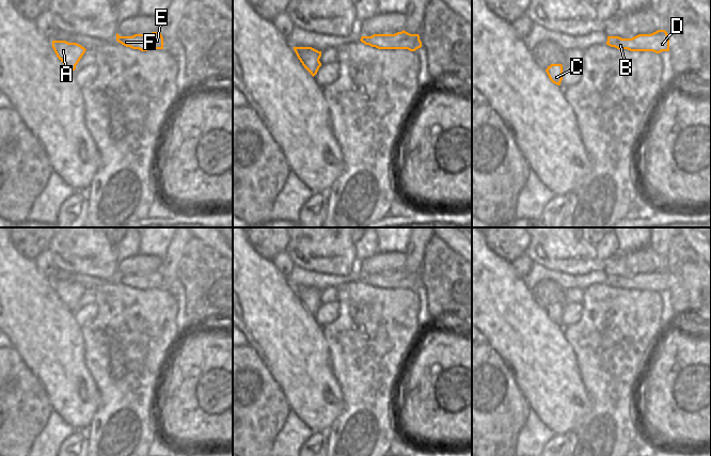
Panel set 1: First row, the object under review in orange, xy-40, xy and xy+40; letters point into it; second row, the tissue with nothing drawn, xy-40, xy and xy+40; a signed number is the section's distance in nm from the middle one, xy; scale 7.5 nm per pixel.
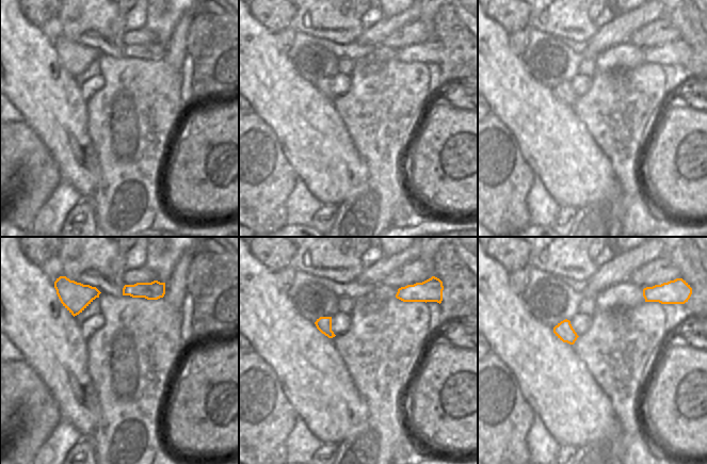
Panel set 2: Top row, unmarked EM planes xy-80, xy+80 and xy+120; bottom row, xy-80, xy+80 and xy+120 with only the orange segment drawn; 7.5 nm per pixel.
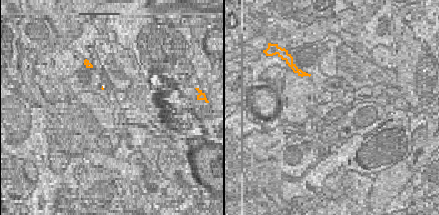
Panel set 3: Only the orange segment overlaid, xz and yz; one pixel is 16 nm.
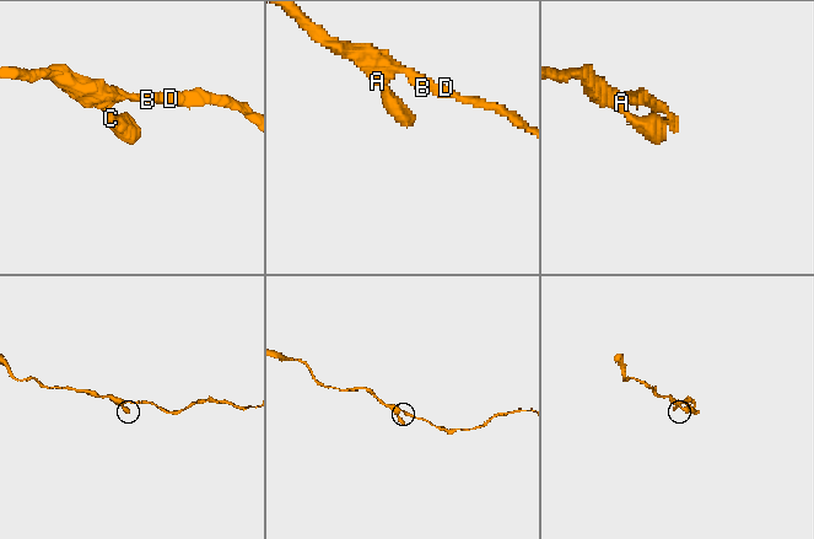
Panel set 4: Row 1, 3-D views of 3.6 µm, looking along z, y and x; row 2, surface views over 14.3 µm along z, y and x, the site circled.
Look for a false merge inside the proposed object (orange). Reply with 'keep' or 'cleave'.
keep

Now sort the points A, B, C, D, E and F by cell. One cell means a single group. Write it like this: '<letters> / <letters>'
A B C D E F

